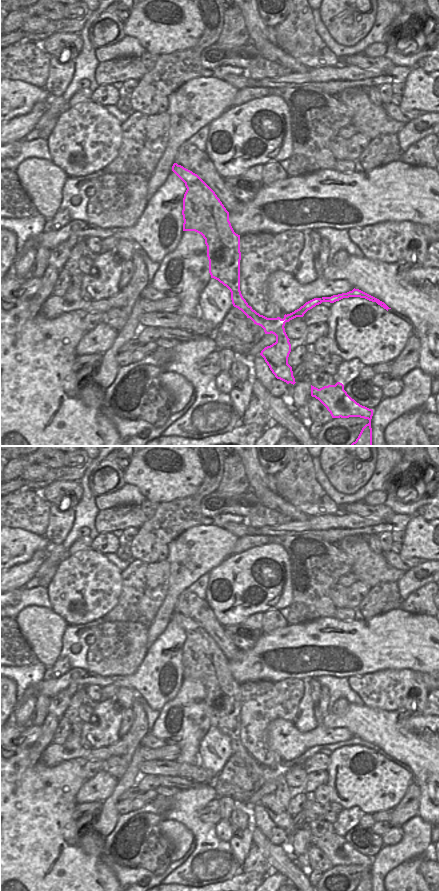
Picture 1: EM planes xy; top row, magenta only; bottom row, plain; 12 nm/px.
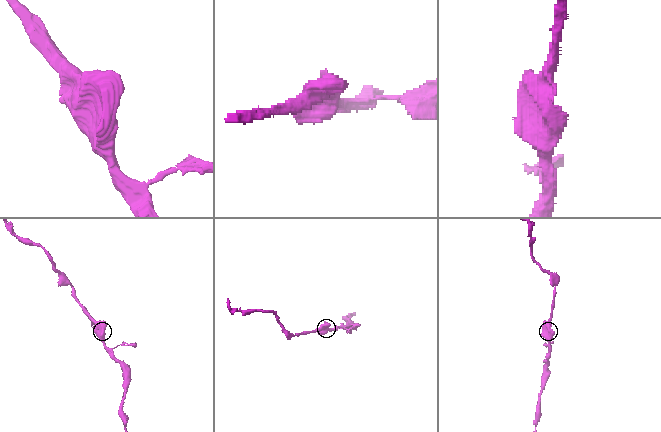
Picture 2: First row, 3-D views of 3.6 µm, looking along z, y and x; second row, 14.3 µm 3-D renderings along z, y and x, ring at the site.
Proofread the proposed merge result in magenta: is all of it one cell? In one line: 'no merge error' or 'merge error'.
no merge error

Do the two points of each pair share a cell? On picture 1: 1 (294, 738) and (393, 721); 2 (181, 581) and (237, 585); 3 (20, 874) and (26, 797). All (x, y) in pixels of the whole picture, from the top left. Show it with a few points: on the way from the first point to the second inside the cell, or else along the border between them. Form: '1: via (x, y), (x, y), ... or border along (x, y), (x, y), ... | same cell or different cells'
1: border along (324, 725), (329, 728), (345, 727), (354, 735) | different cells
2: border along (226, 557), (208, 572) | different cells
3: via (20, 855), (20, 816) | same cell

